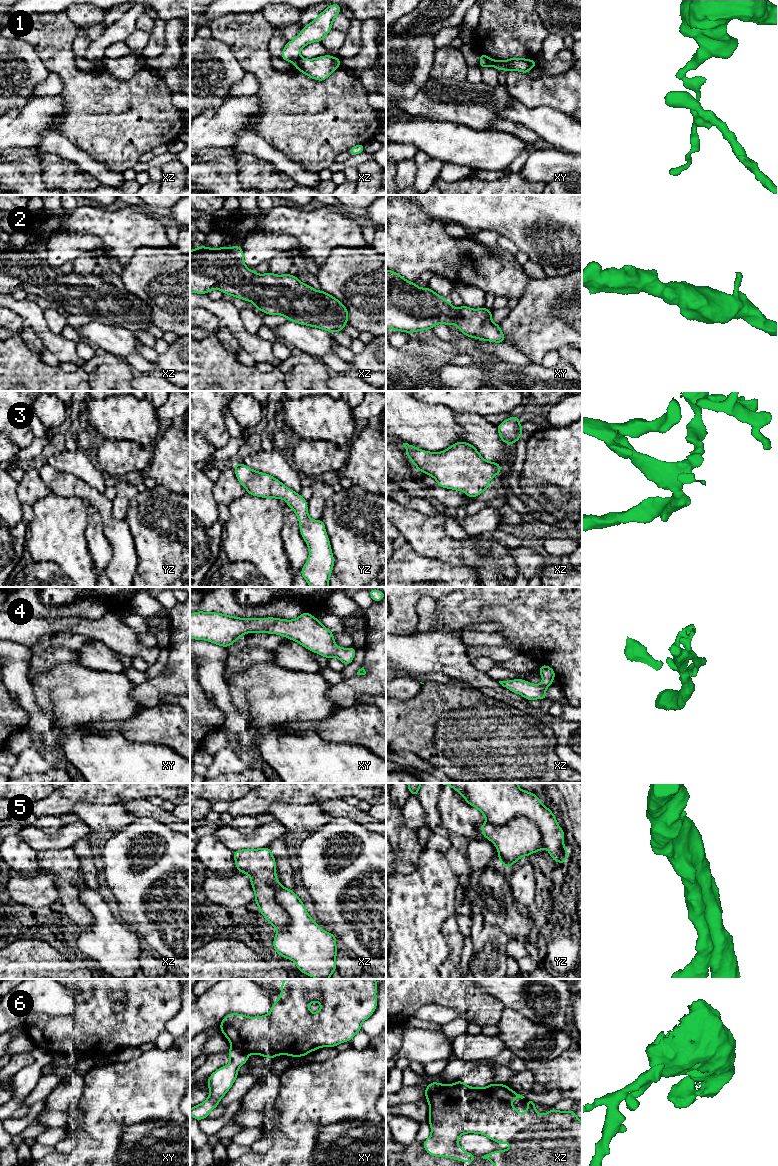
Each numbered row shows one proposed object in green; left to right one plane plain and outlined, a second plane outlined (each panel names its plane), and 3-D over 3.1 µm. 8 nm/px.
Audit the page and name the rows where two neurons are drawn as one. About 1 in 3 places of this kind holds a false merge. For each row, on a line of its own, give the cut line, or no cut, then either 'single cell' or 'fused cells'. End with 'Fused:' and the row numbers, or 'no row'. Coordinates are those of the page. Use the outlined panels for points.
1: cut xz (299, 56), (293, 62); fused cells
2: cut none; single cell
3: cut none; single cell
4: cut none; single cell
5: cut none; single cell
6: cut xz (442, 1084), (426, 1098); fused cells
Fused: 1, 6

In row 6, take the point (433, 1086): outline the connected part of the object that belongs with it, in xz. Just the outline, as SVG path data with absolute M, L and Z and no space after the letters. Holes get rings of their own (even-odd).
M438 1082L429 1083L429 1085L425 1088L425 1098L428 1098L432 1093L438 1090L441 1087L441 1085L442 1084Z

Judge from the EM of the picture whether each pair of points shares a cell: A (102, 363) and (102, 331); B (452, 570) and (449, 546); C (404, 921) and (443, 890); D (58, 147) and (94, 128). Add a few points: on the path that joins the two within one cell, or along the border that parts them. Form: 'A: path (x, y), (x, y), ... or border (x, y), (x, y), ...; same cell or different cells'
A: border (106, 351), (120, 357); different cells
B: border (428, 557), (467, 564), (474, 569); different cells
C: path (414, 911), (433, 894); same cell
D: border (55, 131), (89, 154); different cells

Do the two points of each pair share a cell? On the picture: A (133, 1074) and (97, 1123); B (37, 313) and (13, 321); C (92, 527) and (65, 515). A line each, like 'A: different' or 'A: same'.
A: same
B: different
C: different

